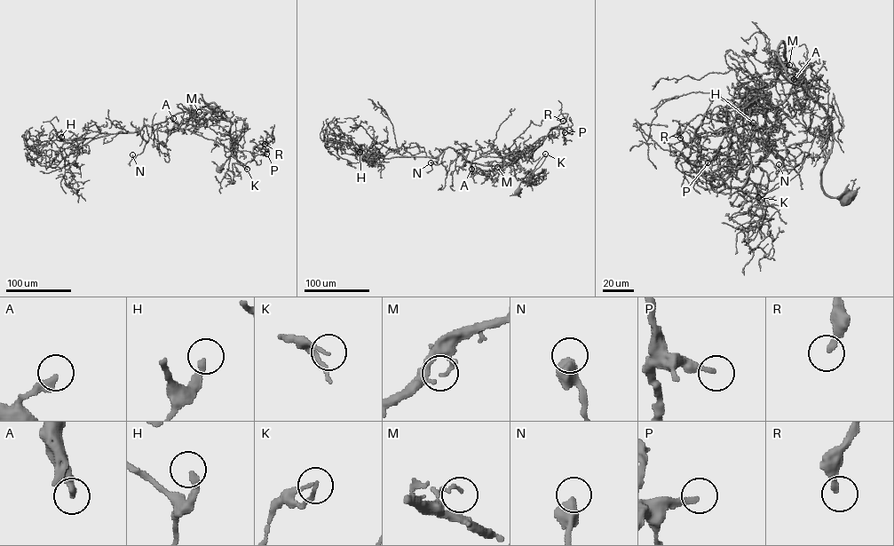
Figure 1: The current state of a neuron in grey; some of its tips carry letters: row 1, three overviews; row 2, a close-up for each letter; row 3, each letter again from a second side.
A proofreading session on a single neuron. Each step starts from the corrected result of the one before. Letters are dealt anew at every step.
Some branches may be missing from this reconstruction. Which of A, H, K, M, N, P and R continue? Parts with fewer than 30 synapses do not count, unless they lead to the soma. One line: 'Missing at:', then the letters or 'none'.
Missing at: none

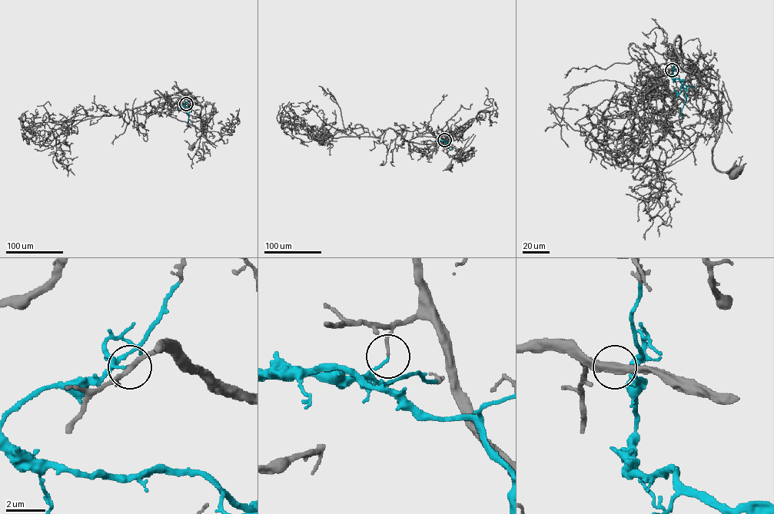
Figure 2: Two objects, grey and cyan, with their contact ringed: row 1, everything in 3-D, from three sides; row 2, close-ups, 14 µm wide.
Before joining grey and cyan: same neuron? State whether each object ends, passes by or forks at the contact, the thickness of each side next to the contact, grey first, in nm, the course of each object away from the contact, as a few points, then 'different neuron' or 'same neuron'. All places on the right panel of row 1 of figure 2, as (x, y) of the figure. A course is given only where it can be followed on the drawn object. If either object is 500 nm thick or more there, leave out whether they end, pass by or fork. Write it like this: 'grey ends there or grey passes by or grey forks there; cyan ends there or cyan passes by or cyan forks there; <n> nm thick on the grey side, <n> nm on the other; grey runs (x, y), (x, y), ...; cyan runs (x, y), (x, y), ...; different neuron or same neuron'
grey ends there; cyan ends there; 130 nm thick on the grey side, 110 nm on the other; grey runs (672, 70), (695, 74), (716, 97), (722, 128), (712, 148), (712, 163), (719, 170), (733, 174); cyan runs (672, 70), (672, 77), (682, 80), (686, 87), (685, 101), (679, 116); different neuron

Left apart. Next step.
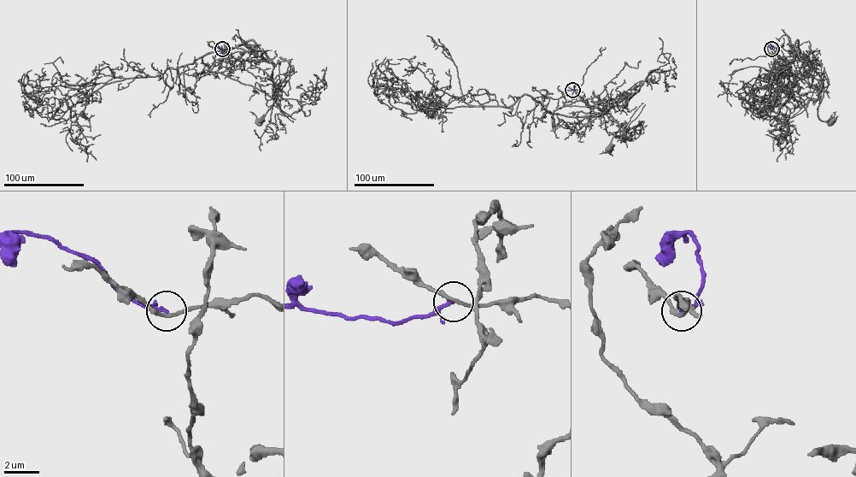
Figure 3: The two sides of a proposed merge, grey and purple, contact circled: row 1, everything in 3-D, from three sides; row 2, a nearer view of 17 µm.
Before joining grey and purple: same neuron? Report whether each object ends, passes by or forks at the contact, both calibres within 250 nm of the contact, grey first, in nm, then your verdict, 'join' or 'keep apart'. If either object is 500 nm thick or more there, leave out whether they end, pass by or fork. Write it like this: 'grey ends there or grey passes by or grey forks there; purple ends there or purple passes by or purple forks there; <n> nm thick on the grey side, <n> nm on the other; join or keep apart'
grey passes by; purple ends there; 180 nm thick on the grey side, 200 nm on the other; keep apart

